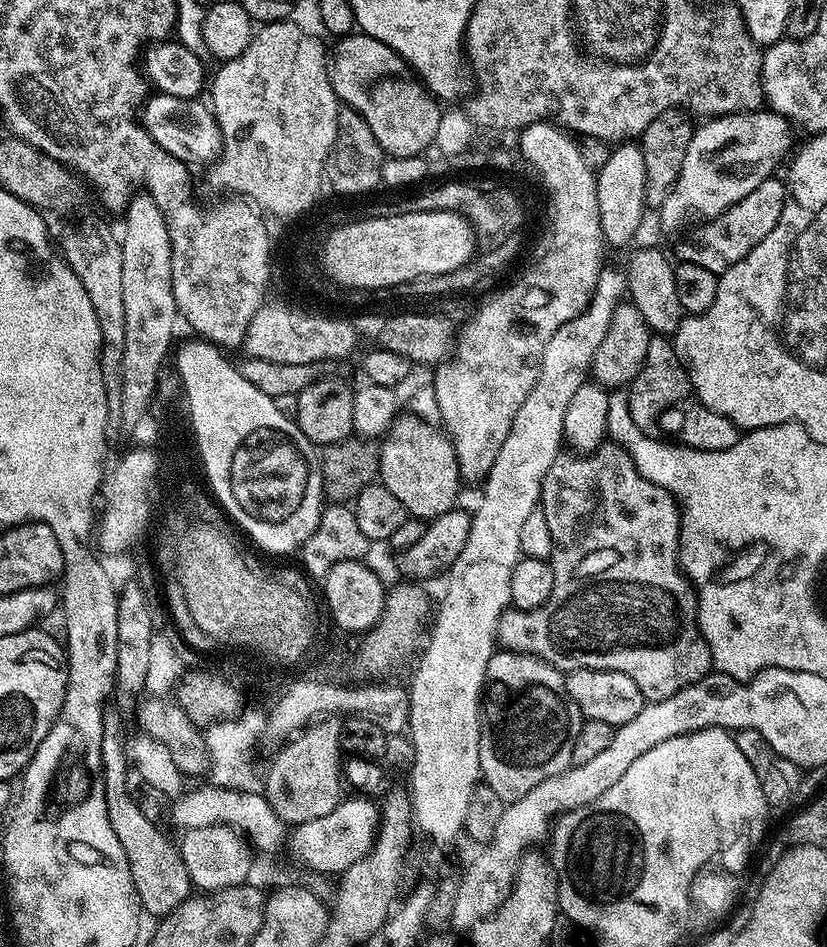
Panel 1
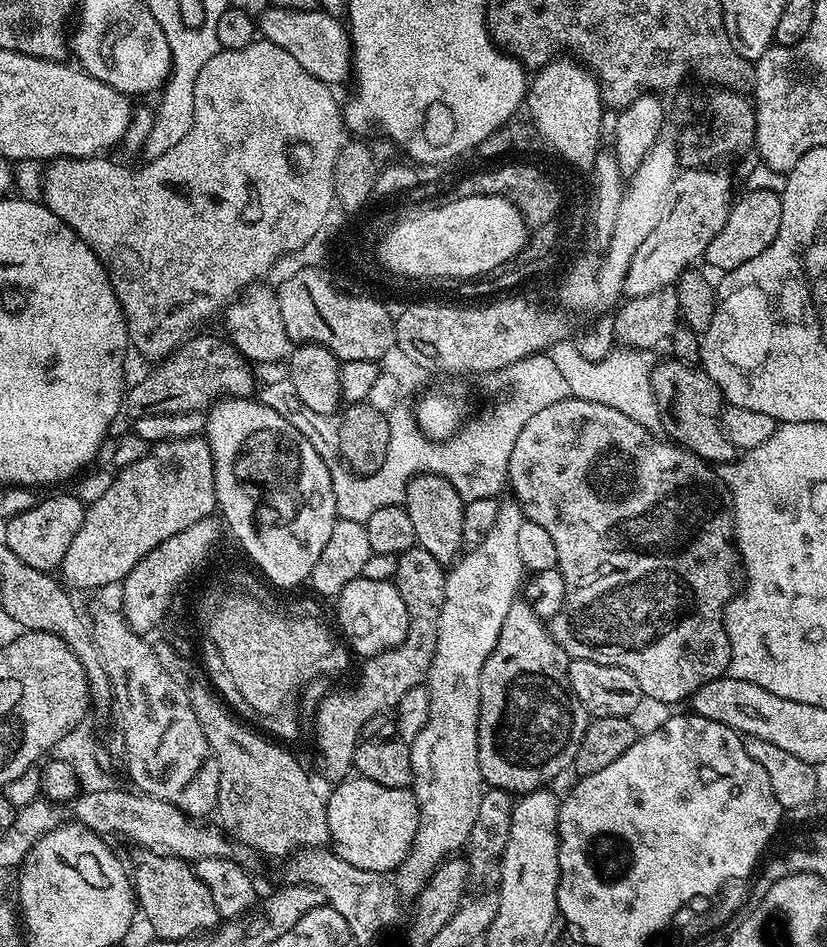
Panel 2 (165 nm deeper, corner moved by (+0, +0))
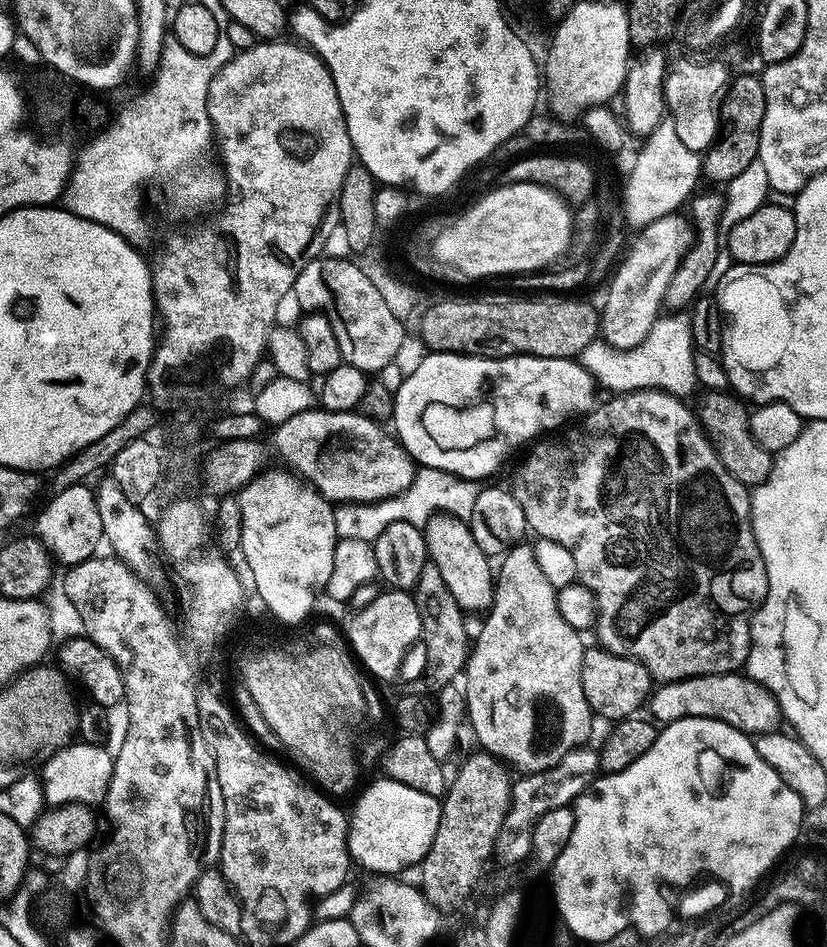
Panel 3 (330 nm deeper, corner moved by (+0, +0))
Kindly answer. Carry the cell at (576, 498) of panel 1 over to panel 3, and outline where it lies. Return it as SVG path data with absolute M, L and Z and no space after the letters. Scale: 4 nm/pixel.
M637 388L613 395L608 398L612 400L605 404L604 401L597 403L587 416L564 430L569 432L561 431L551 438L537 439L527 449L528 457L517 466L510 483L514 498L518 498L518 506L522 506L522 514L526 514L529 529L537 532L535 535L539 539L562 542L562 546L574 554L577 581L588 587L596 599L594 633L600 639L597 640L599 647L642 662L656 682L739 673L747 665L752 645L752 614L760 607L768 589L764 559L758 550L756 537L752 535L752 498L749 489L730 475L726 466L722 466L716 447L700 424L699 415L693 409L691 412L676 396L679 395L659 388Z

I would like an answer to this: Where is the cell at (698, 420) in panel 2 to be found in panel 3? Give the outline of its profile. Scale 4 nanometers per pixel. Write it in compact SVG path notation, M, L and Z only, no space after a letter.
M731 391L708 392L705 400L698 407L700 424L704 427L711 440L722 466L738 482L746 486L755 486L766 482L772 473L772 463L774 461L773 453L761 446L750 432L750 408L741 397L733 394Z

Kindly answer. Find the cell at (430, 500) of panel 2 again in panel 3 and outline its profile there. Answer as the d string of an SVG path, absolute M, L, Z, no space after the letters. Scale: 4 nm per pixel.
M438 513L426 522L422 531L428 547L428 559L438 570L438 574L442 574L446 590L454 594L454 602L458 602L465 613L487 613L492 606L494 564L484 553L482 546L474 542L474 534L468 529L467 523L458 517Z

